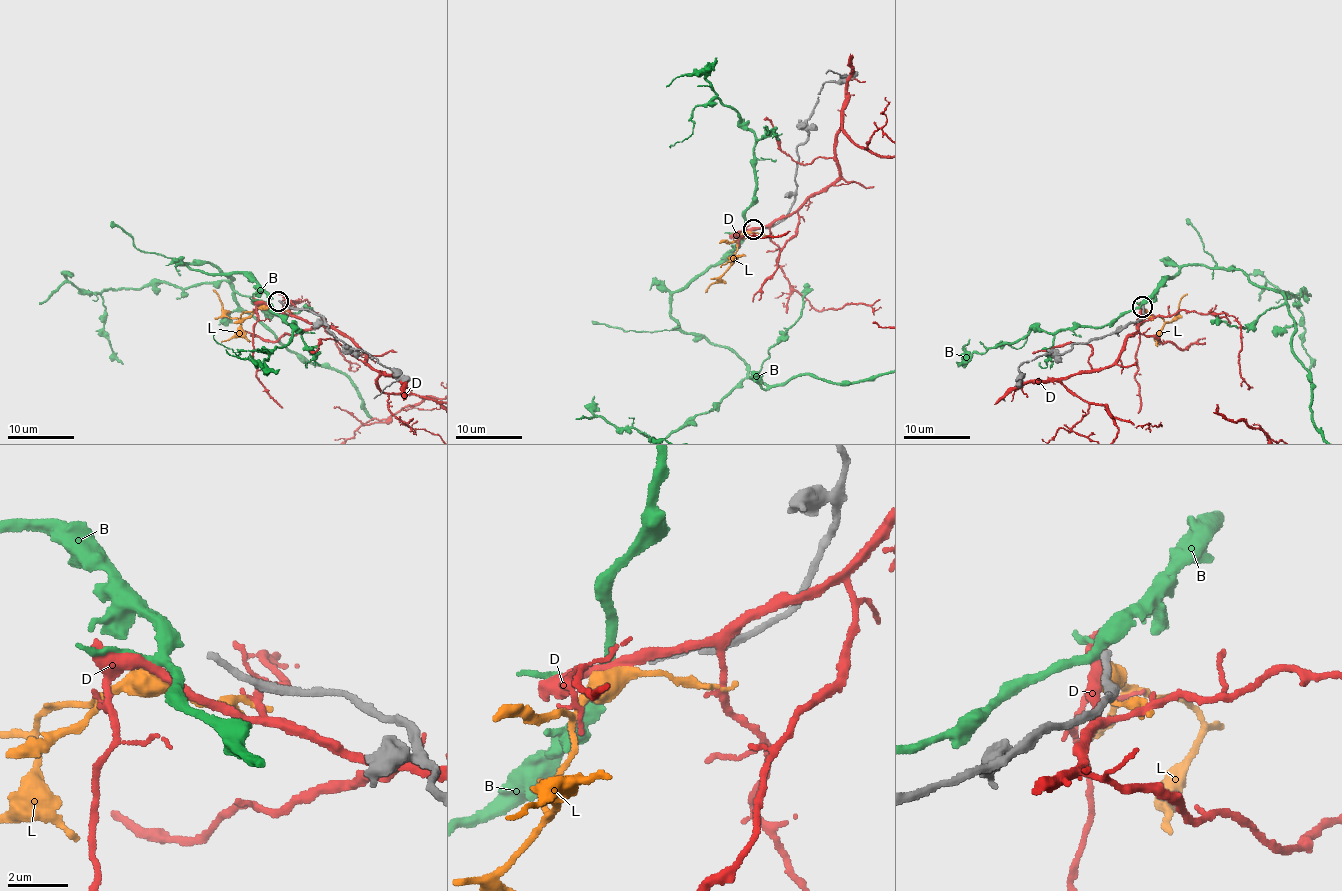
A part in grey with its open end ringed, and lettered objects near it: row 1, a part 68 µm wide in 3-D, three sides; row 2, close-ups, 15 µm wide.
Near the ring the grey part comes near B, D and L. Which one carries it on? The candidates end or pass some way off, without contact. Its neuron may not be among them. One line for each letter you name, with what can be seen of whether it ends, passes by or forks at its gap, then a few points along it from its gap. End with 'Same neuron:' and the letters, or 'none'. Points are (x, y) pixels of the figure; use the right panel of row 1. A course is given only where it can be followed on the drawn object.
B: it forks there
Same neuron: B

